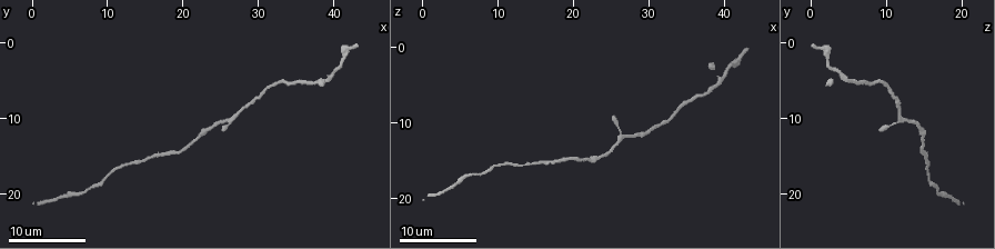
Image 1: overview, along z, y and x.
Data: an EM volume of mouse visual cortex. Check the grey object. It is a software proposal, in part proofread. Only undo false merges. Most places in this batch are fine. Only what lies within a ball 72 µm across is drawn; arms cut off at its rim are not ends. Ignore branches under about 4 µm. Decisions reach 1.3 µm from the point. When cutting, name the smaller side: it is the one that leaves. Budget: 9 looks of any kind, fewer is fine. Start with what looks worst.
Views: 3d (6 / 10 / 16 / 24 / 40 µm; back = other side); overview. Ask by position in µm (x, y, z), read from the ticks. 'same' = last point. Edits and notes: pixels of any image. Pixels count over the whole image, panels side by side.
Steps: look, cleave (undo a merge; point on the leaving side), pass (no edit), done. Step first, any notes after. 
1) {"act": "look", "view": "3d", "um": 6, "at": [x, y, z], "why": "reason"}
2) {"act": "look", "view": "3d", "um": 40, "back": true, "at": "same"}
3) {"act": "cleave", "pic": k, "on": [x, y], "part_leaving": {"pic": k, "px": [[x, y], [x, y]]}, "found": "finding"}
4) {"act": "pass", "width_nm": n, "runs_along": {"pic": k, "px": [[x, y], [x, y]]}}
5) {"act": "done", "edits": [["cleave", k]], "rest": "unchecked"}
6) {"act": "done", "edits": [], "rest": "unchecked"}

{"act": "look", "view": "3d", "um": 6, "at": [23.5, 11.5, 14.5]}

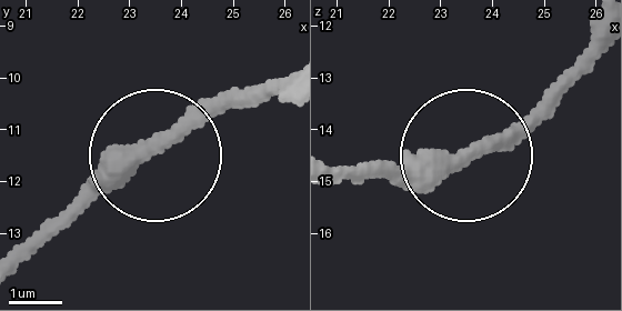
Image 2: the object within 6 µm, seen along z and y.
{"act": "pass", "width_nm": 330, "runs_along": {"pic": 2, "px": [[478, 160], [353, 173]]}, "found": "one cell here"}

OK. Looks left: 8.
{"act": "look", "view": "3d", "um": 10, "at": [15.0, 15.5, 15.0], "why": "sudden change in width"}

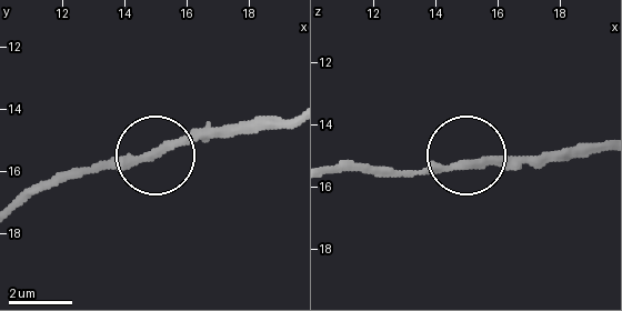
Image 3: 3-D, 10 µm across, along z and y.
{"act": "look", "view": "3d", "um": 10, "back": true, "at": [14.9, 15.4, 15.3]}

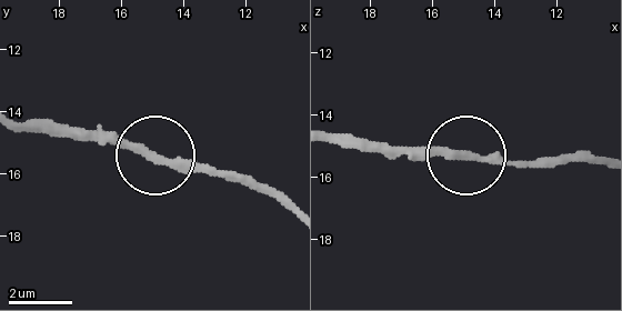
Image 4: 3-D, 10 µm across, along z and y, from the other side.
{"act": "pass", "width_nm": 240, "runs_along": {"pic": 4, "px": [[332, 141], [561, 164]]}, "found": "one cell here"}

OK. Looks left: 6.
{"act": "look", "view": "3d", "um": 6, "at": [6.5, 20.0, 16.5]}

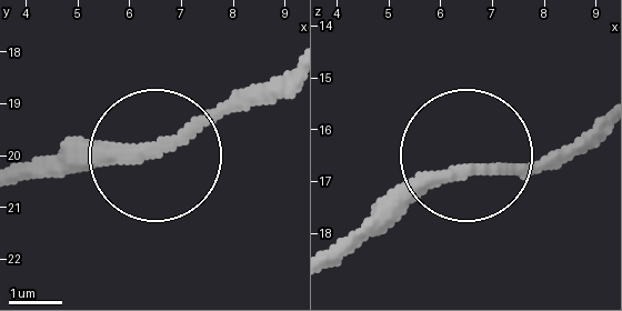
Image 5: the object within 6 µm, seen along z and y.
{"act": "pass", "found": "all the same cell"}

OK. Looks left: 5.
{"act": "look", "view": "3d", "um": 10, "at": [20.0, 14.5, 15.0], "why": "calibre changes"}

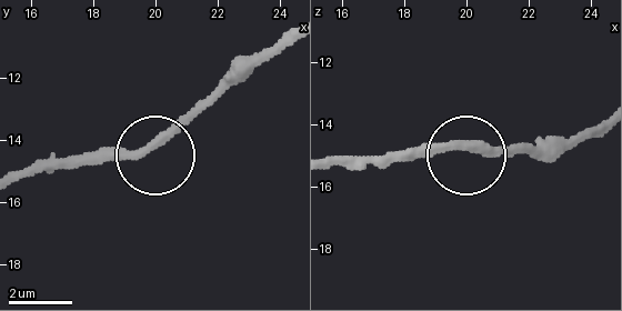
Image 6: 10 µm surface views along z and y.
{"act": "pass", "width_nm": 300, "runs_along": {"pic": 6, "px": [[271, 58], [233, 67], [146, 151], [69, 153]]}, "found": "one cell here"}

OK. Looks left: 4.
{"act": "done", "edits": [], "rest": "unchecked"}

